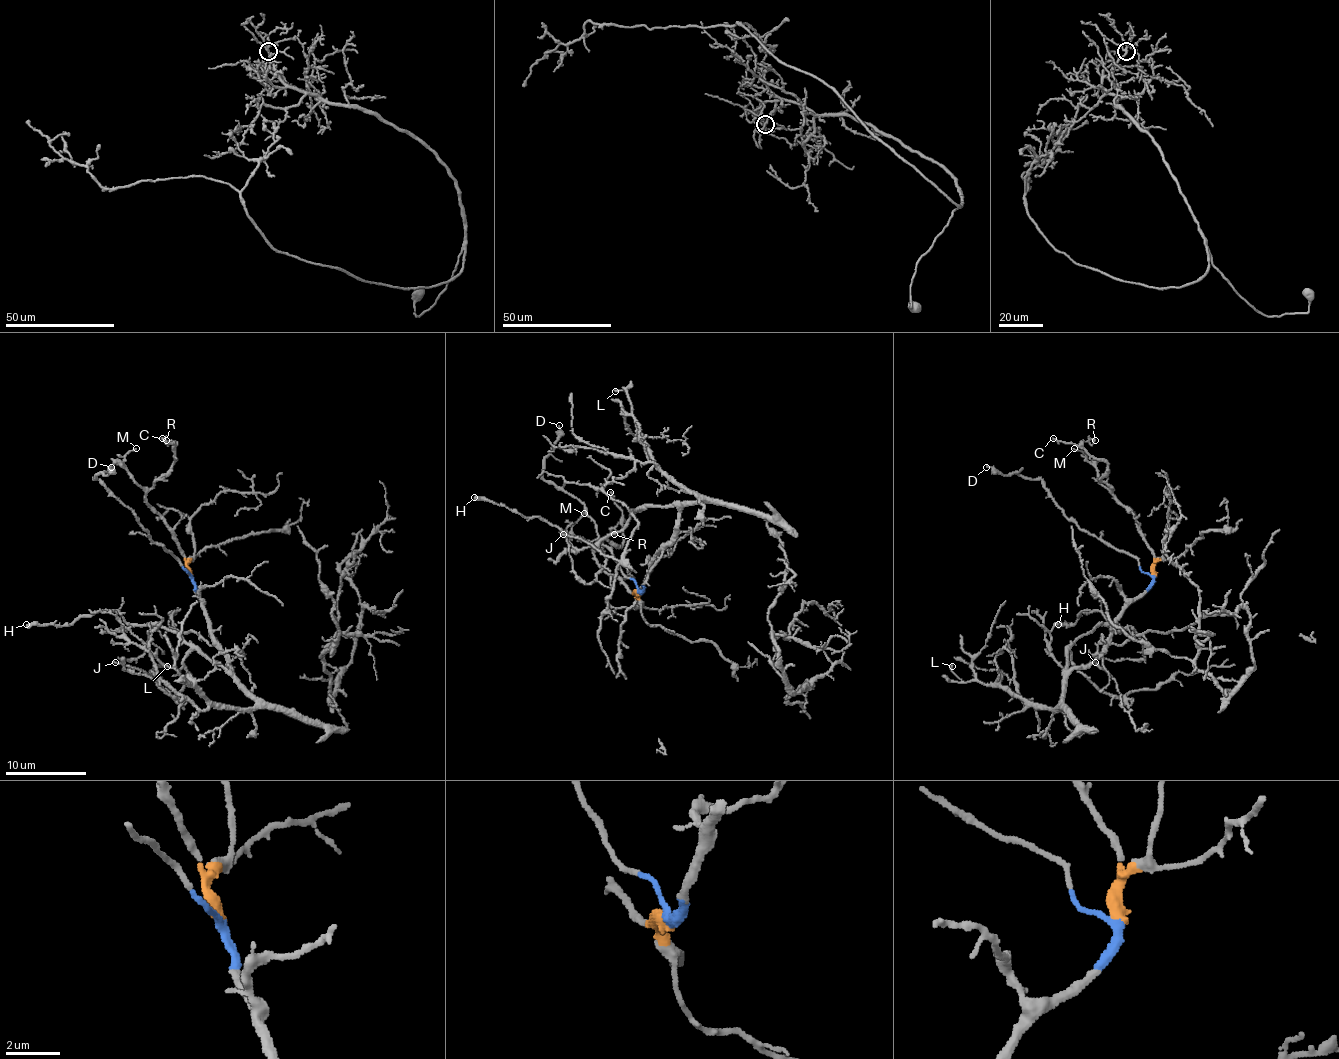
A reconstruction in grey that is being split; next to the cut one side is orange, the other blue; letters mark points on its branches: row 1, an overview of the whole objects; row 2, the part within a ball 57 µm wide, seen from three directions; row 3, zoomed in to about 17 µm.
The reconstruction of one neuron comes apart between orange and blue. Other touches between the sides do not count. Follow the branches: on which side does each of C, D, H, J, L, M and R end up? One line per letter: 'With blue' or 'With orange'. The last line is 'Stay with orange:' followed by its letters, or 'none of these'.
C: With orange
D: With blue
H: With blue
J: With blue
L: With blue
M: With orange
R: With orange
Stay with orange: C, M, R

